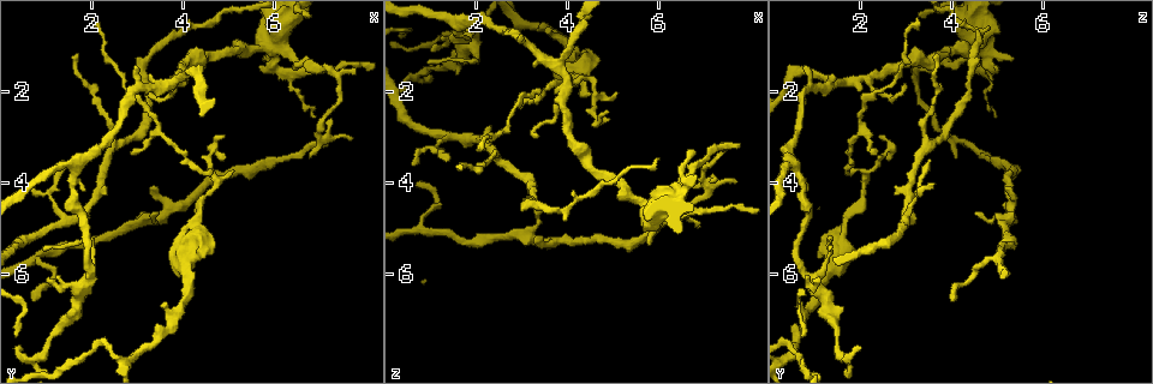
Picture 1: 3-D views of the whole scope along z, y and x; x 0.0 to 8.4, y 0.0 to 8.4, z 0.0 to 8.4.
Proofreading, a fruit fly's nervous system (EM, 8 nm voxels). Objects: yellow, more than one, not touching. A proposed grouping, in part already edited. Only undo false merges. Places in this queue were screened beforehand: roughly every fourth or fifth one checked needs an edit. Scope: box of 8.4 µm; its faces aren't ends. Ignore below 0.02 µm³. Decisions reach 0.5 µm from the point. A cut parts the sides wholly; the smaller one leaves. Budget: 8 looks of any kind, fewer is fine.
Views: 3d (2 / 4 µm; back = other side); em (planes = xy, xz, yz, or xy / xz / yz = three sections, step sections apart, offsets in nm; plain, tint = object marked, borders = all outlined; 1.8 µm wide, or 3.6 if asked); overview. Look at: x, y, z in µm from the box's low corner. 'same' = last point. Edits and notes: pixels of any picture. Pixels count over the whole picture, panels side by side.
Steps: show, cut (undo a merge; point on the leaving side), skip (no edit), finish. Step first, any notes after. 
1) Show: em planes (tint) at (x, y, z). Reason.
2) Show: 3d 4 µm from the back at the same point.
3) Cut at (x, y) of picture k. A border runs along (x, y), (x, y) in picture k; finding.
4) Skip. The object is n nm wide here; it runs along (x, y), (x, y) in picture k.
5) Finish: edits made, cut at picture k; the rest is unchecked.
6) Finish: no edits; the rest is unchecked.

Show: 3d 2 µm at (1.10, 7.40, 1.55). Thin neck.

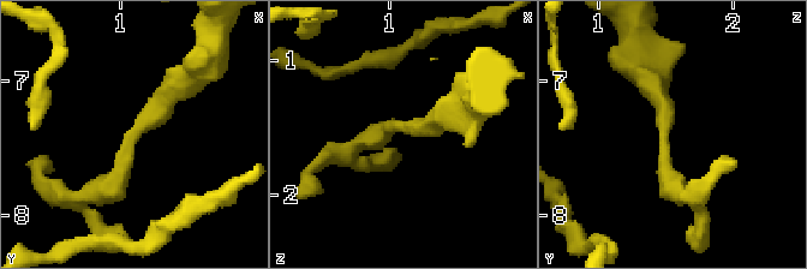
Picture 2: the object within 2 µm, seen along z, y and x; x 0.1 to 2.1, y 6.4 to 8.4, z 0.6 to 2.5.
Show: em planes (tint) at (1.08, 7.48, 1.52). Now the EM.

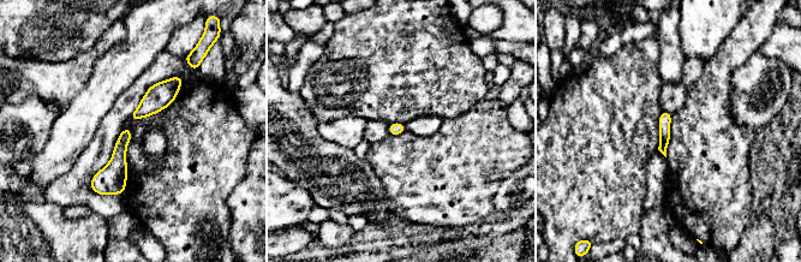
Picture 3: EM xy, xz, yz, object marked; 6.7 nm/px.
Skip. The object is 80 nm wide here; one neuron here.

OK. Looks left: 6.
Show: 3d 2 µm from the back at (4.30, 4.65, 1.75). Thick turns thin.

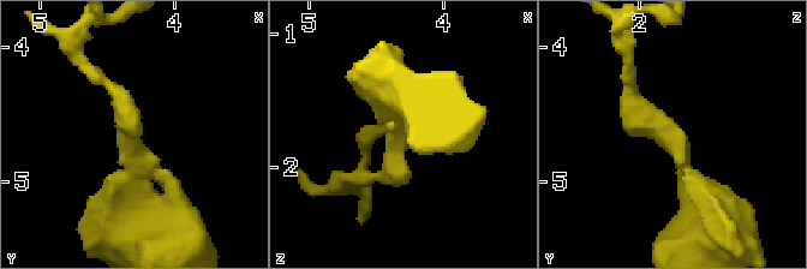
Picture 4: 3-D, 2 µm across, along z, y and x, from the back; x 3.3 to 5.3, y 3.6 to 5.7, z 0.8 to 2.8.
Show: em planes (plain) at (4.34, 4.66, 1.82).

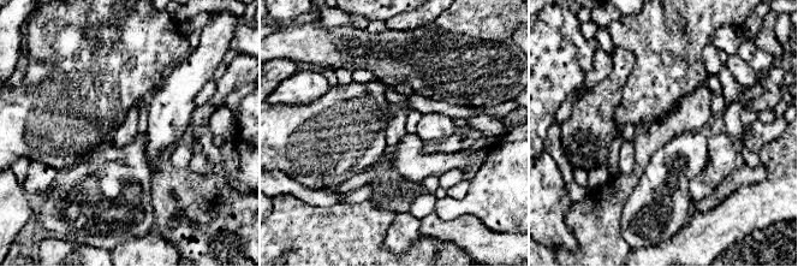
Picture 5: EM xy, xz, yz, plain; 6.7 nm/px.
Show: em planes (tint) at the same point.

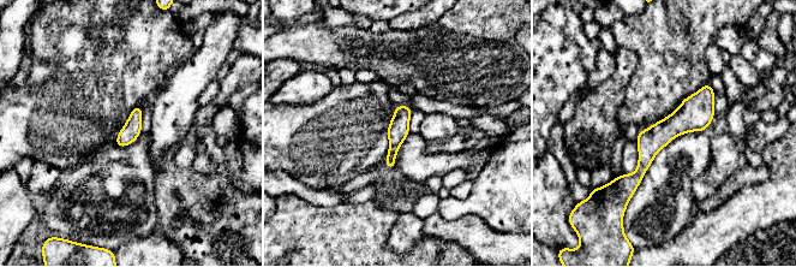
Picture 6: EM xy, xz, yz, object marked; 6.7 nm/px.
Skip. It runs along (707, 88), (621, 188) in picture 6; all the same neuron.

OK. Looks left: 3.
Show: em planes (tint) at (6.00, 1.50, 4.85). Calibre changes.

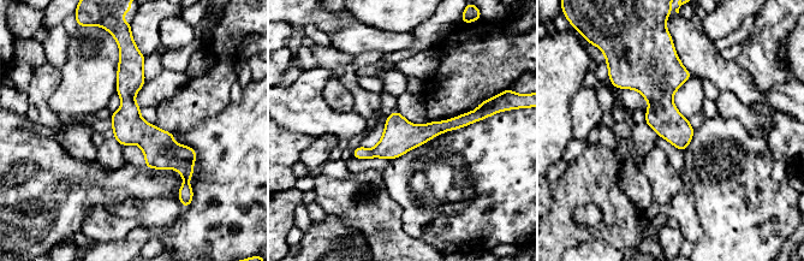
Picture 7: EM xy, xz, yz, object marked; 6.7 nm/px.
Skip. It runs along (127, 60), (129, 117), (186, 177) in picture 7; one neuron here.

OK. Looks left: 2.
Finish: no edits; the rest is unchecked.

